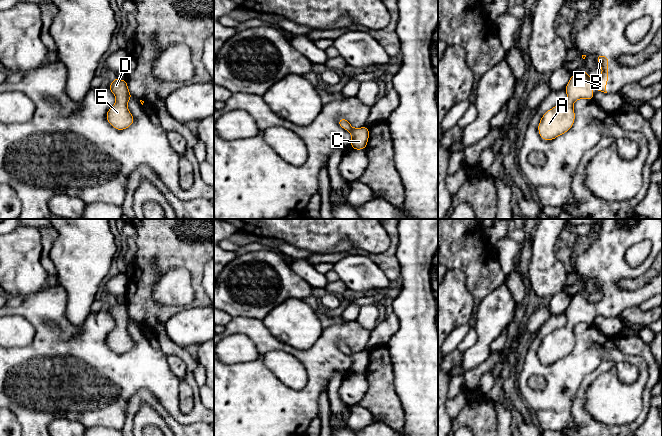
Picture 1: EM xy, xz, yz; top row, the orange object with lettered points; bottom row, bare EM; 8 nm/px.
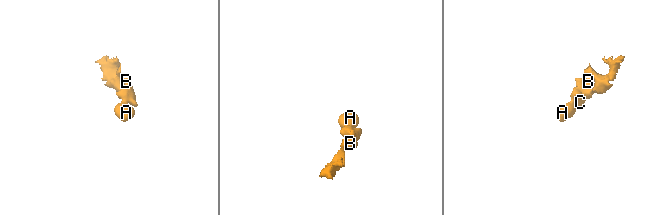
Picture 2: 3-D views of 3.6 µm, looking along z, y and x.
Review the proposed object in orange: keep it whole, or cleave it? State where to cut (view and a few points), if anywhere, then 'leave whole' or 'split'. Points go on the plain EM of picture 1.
no cut | leave whole

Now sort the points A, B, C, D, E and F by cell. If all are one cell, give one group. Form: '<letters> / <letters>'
A B C D E F

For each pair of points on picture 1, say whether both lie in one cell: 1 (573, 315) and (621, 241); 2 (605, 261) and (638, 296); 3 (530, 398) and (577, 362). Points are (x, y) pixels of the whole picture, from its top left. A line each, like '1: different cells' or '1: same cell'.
1: same cell
2: same cell
3: same cell

